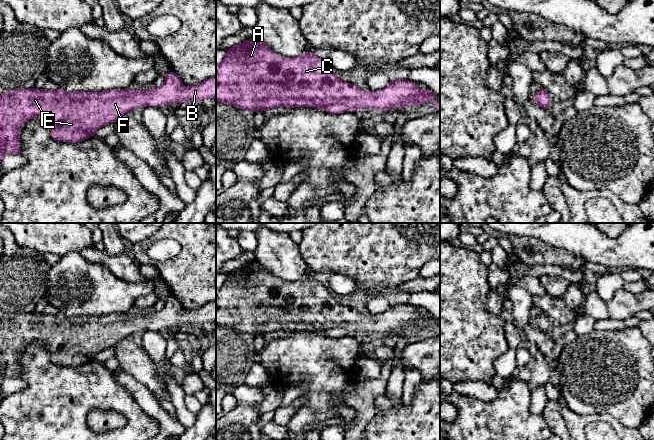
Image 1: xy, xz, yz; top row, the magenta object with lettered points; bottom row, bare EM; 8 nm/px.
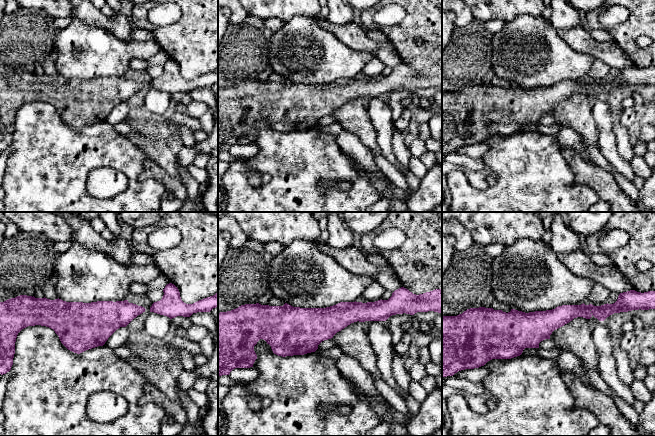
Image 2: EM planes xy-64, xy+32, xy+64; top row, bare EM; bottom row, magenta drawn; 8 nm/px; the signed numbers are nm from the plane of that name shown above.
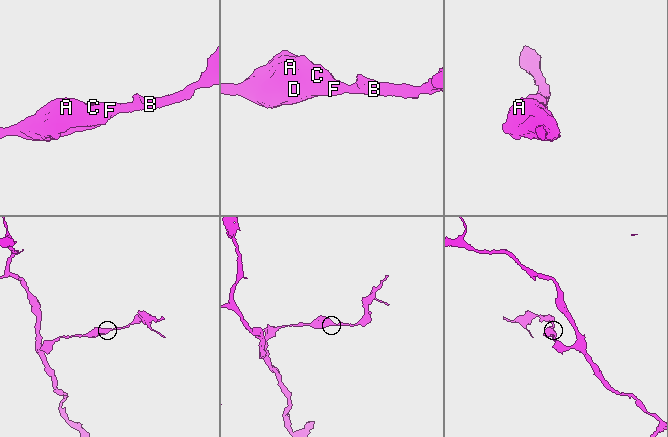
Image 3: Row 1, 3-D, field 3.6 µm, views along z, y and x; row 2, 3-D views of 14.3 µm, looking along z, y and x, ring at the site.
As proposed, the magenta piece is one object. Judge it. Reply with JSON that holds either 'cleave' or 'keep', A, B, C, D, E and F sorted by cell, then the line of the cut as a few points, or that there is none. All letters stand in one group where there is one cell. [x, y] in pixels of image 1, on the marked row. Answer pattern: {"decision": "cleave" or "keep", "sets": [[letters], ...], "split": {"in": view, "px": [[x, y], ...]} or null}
{"decision": "keep", "sets": [["A", "B", "C", "D", "E", "F"]], "split": null}

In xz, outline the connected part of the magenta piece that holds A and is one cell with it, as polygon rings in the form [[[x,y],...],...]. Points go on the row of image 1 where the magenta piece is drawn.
[[[257,37],[229,48],[216,69],[216,102],[253,112],[265,112],[277,107],[318,108],[332,114],[355,112],[360,108],[393,110],[415,104],[426,104],[435,96],[432,91],[421,90],[417,83],[402,78],[390,81],[382,90],[368,93],[338,79],[329,64],[312,52],[287,58],[275,54]]]

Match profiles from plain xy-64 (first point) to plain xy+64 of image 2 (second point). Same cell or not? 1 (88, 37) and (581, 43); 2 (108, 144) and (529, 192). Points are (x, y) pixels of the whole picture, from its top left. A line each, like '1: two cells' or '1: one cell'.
1: two cells
2: one cell

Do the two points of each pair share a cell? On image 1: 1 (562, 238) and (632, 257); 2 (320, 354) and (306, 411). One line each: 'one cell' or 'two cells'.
1: one cell
2: one cell

